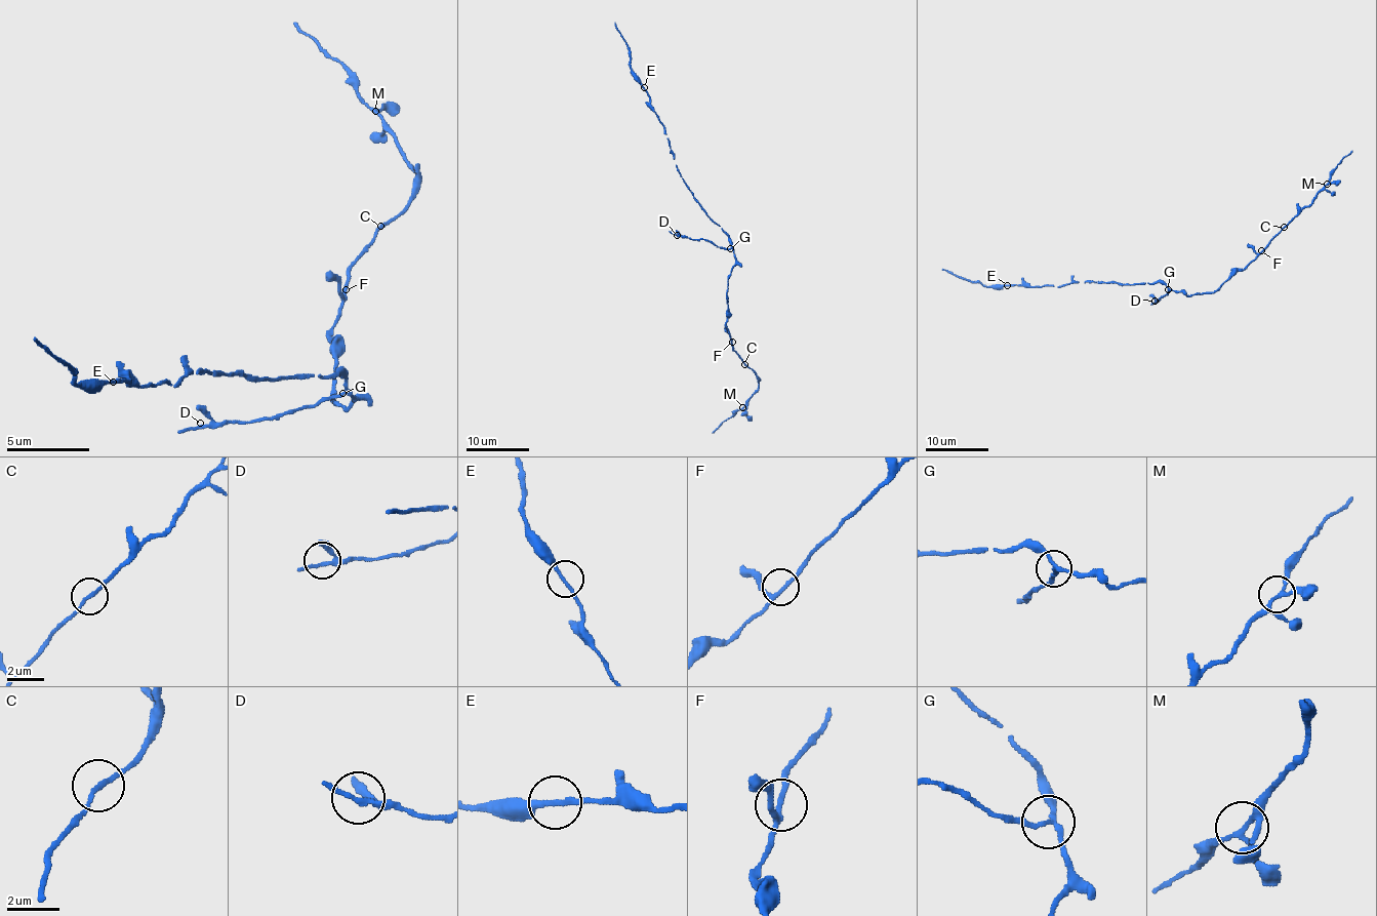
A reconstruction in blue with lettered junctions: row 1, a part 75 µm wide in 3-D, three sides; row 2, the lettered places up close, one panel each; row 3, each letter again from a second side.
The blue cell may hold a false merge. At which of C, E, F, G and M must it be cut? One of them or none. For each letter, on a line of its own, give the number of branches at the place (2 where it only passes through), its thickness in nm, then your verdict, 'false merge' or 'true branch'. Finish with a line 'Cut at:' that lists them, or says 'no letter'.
C: branches 2; calibre 170 nm; true branch
E: branches 2; calibre 200 nm; true branch
F: branches 3; calibre 170 nm; true branch
G: branches 3; calibre 170 nm; false merge
M: branches 3; calibre 170 nm; true branch
Cut at: G

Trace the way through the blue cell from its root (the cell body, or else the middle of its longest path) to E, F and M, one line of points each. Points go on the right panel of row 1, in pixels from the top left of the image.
E: (1167, 287), (1159, 282), (1072, 282), (1057, 287), (1007, 285)
F: (1167, 287), (1187, 294), (1214, 293), (1261, 250)
M: (1167, 287), (1187, 294), (1214, 293), (1231, 276), (1244, 270), (1327, 184)

